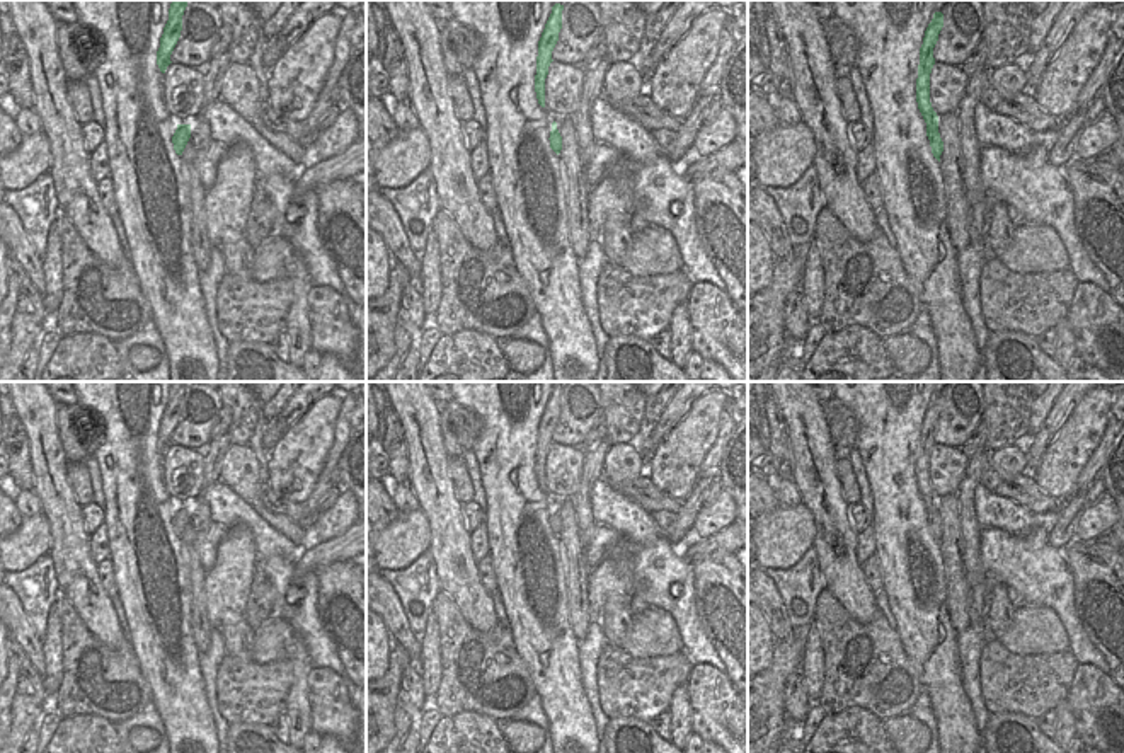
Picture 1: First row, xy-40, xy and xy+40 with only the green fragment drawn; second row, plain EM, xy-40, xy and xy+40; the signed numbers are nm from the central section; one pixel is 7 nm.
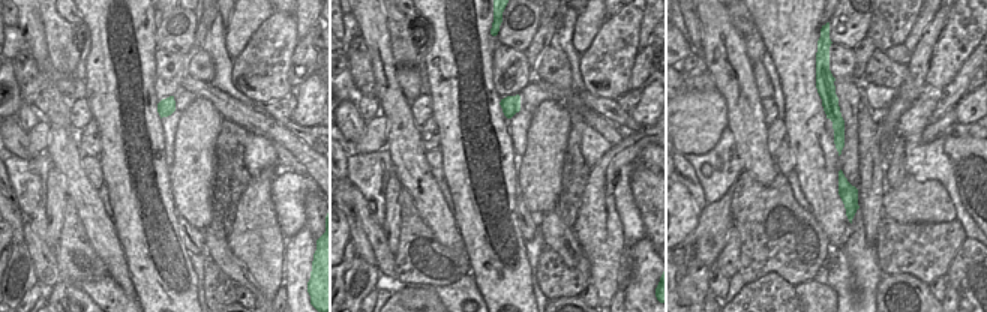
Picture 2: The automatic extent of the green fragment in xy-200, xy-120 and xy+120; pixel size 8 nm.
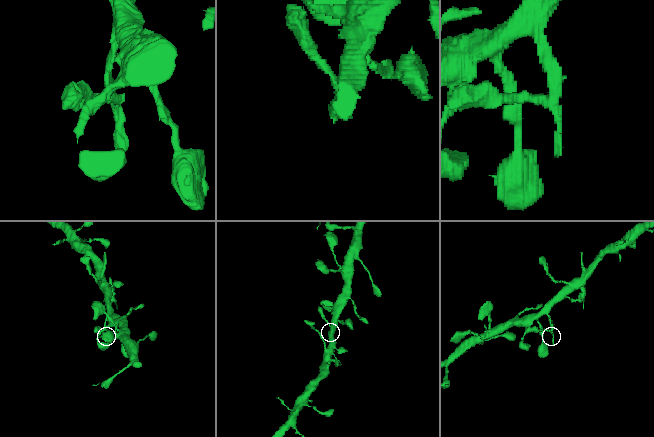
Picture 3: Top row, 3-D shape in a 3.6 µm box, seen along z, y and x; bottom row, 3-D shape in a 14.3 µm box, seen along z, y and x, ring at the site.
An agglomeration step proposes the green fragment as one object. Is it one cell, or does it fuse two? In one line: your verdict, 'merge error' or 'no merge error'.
no merge error

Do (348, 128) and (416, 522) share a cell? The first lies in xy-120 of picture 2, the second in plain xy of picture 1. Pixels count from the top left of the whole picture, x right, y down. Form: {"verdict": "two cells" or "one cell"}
{"verdict": "two cells"}

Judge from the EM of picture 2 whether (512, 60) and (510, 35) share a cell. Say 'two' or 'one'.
two

